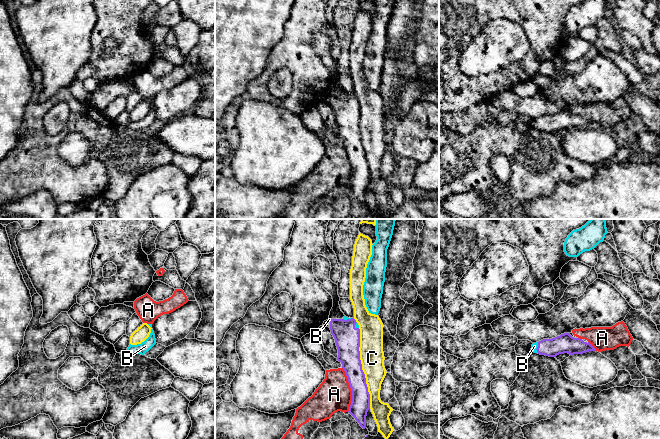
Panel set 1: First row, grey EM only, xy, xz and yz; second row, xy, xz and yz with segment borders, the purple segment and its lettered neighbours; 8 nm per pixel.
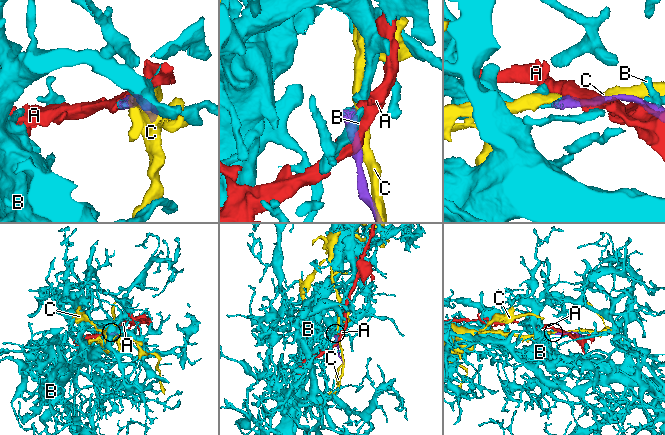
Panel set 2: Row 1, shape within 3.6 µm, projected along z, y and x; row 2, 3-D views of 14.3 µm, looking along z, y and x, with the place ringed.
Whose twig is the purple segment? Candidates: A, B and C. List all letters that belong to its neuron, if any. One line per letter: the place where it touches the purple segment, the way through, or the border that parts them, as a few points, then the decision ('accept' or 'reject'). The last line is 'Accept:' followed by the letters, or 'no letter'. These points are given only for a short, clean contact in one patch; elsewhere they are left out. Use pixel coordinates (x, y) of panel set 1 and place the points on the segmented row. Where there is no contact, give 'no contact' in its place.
A: meets purple in xz at (351, 389); reject
B: meets purple in yz at (537, 347); accept
C: meets purple in xz at (361, 368); reject
Accept: B

